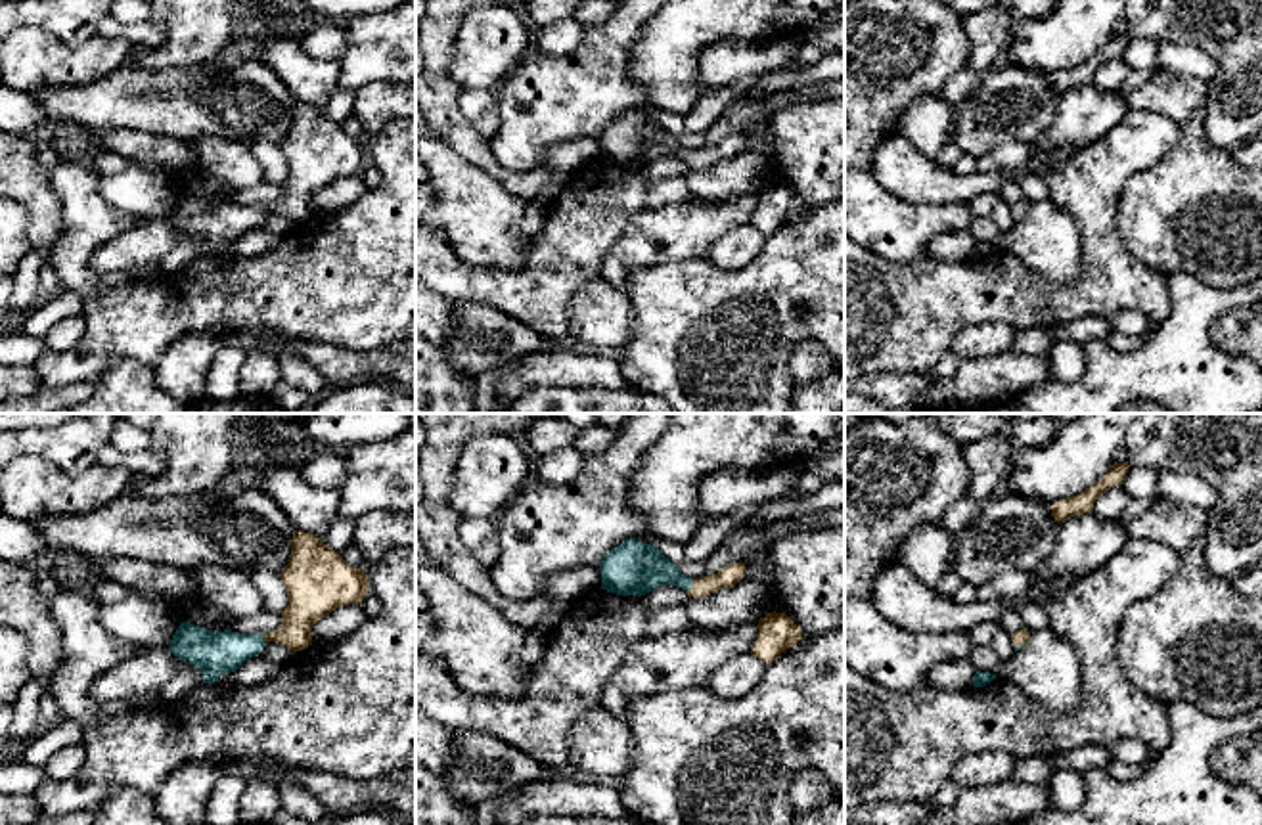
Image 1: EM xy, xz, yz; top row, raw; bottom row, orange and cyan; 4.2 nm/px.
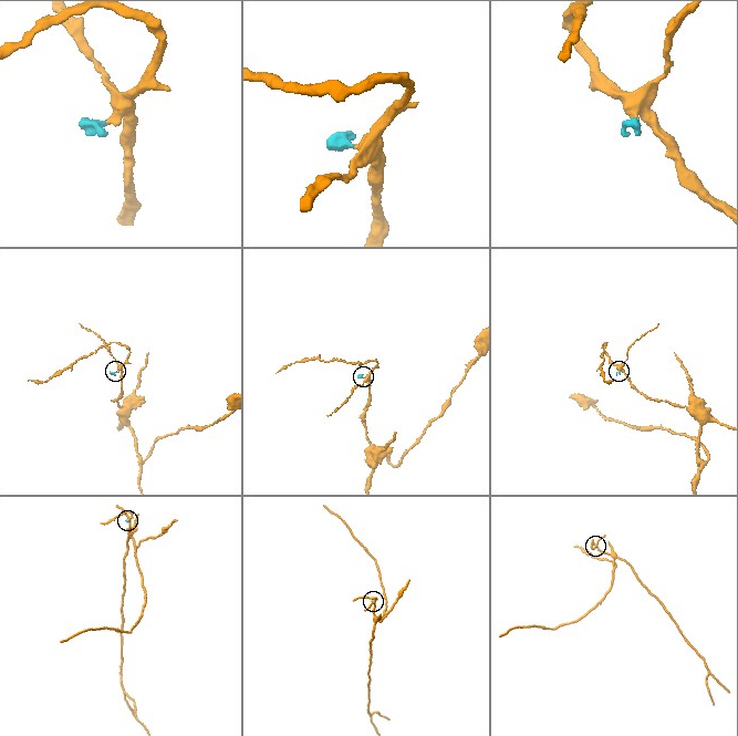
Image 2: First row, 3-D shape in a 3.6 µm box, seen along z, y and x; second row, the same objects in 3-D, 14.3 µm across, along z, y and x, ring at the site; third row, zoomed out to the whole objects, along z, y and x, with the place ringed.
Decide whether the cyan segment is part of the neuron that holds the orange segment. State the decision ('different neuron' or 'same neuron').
same neuron

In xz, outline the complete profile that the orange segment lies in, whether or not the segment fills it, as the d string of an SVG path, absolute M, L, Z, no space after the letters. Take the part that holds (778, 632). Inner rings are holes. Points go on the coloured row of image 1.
M768 613L758 620L756 641L751 647L751 655L758 660L772 664L779 658L787 649L797 645L802 639L802 634L795 620L785 613Z

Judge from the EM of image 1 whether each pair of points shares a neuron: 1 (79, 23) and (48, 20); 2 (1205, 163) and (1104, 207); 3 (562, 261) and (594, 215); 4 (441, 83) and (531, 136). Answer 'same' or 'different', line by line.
1: same
2: different
3: same
4: different

